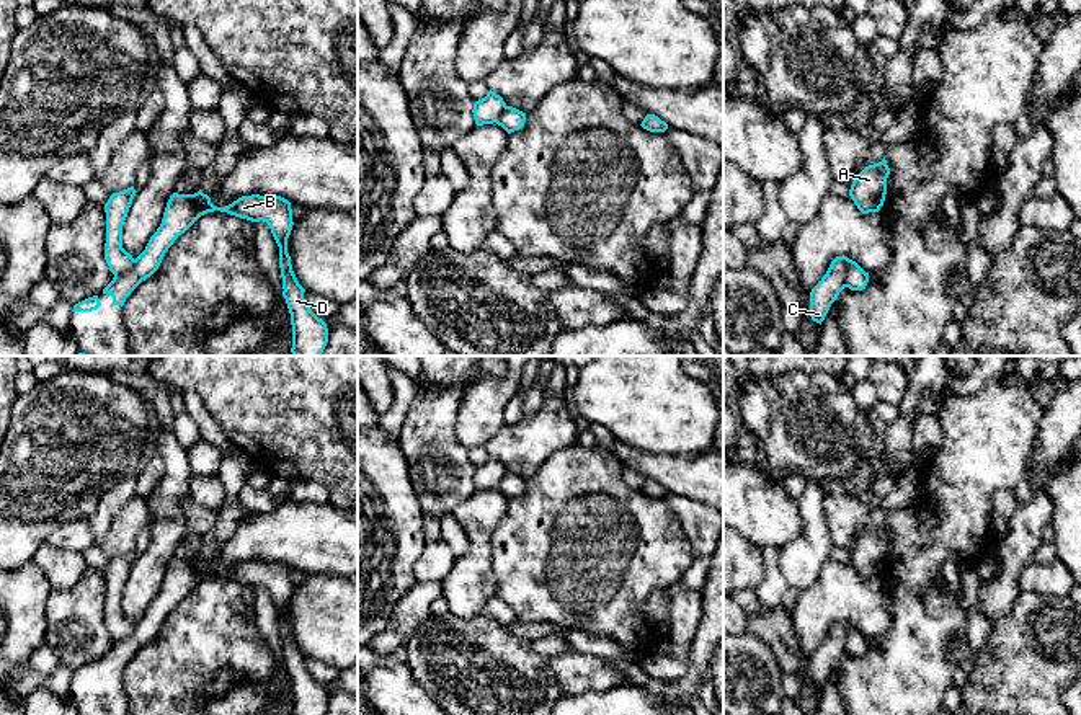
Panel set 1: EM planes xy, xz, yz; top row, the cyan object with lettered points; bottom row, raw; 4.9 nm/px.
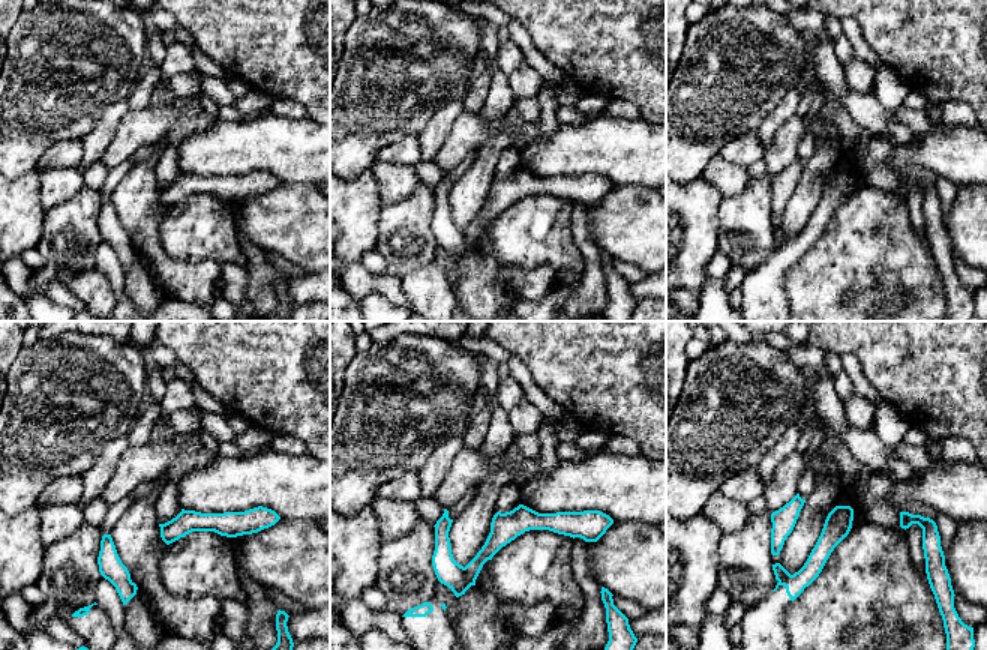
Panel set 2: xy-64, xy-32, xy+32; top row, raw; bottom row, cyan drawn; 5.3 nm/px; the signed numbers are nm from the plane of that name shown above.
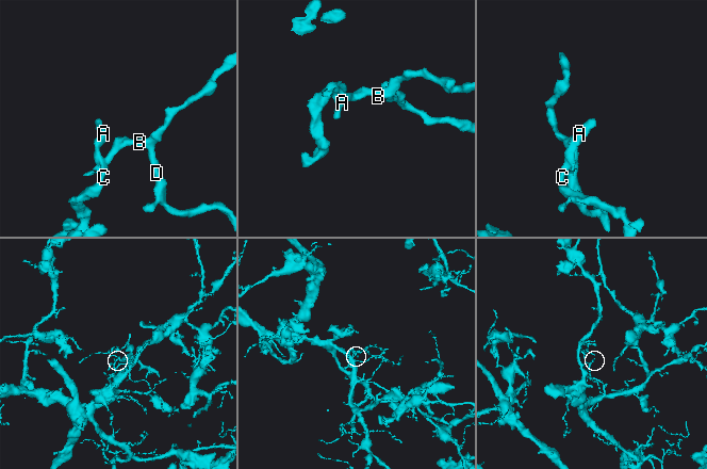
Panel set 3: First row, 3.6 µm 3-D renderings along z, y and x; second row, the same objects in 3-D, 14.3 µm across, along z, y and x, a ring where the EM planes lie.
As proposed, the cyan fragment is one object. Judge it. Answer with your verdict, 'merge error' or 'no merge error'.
merge error

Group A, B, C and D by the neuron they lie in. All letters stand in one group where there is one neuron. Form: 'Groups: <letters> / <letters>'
Groups: A C / B D

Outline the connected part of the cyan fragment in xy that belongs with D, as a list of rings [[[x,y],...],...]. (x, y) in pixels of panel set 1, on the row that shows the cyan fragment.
[[[201,189],[194,194],[173,193],[167,202],[163,219],[150,237],[145,250],[134,260],[129,273],[114,276],[103,289],[113,297],[114,305],[124,305],[131,292],[160,266],[173,242],[185,233],[201,215],[207,212],[227,212],[251,222],[266,222],[279,246],[279,268],[282,278],[282,297],[286,299],[292,325],[292,356],[322,356],[328,343],[327,323],[318,318],[304,299],[305,289],[299,284],[291,256],[287,238],[292,230],[291,202],[281,196],[242,196],[225,207],[217,207]]]

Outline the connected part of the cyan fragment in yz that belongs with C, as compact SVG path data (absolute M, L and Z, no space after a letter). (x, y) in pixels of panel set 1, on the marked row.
M836 256L826 274L810 292L810 317L820 323L825 320L831 304L838 299L839 292L846 287L847 256Z

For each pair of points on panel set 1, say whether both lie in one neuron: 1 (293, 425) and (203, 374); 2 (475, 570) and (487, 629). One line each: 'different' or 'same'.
1: same
2: different

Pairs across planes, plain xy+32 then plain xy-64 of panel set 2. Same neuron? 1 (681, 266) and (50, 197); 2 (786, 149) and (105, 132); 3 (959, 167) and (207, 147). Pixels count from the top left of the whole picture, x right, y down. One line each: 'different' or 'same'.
1: different
2: different
3: same

